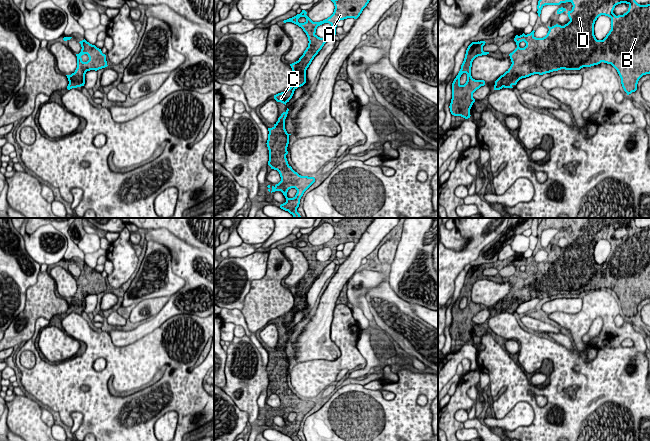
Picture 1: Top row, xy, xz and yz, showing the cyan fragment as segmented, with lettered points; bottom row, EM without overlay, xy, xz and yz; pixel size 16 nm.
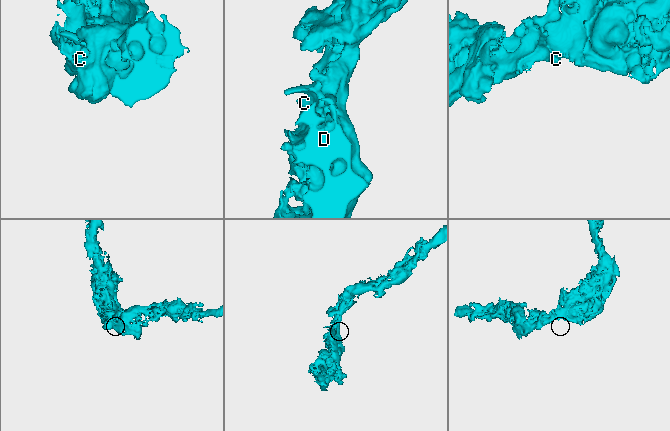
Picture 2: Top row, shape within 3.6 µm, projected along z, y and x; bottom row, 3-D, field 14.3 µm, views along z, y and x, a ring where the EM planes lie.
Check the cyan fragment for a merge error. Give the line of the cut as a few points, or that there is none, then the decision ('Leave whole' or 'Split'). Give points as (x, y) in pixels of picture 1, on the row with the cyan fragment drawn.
No split. Leave whole

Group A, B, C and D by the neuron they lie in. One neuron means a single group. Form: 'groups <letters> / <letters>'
groups A B C D

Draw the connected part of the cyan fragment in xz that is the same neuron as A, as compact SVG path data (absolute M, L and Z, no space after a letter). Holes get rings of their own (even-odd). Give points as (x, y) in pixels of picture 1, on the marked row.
M331 0L334 3L335 9L333 14L327 19L320 22L313 22L302 10L300 14L284 20L283 22L292 22L303 29L308 37L308 47L298 61L290 64L294 73L294 82L286 91L274 95L277 102L286 105L292 98L294 91L306 83L306 70L311 64L314 57L322 49L324 44L336 35L337 22L347 18L357 19L362 13L363 9L367 6L370 0ZM329 23L332 26L331 33L325 37L320 38L316 33L318 26Z

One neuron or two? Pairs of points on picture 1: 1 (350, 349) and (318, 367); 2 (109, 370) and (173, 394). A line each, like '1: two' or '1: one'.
1: one
2: one

